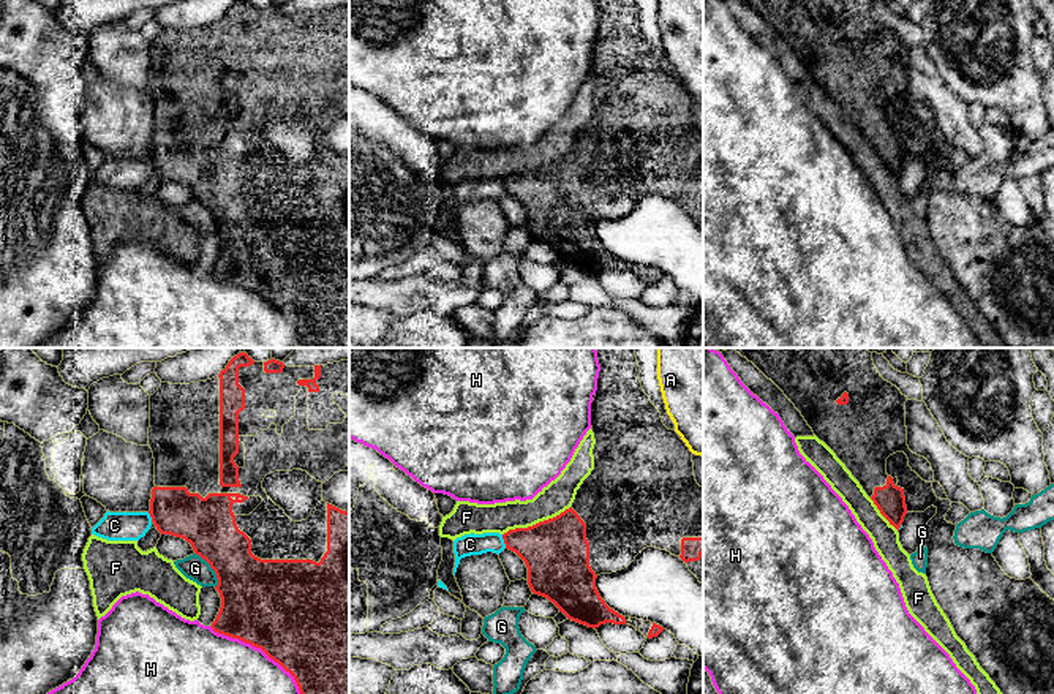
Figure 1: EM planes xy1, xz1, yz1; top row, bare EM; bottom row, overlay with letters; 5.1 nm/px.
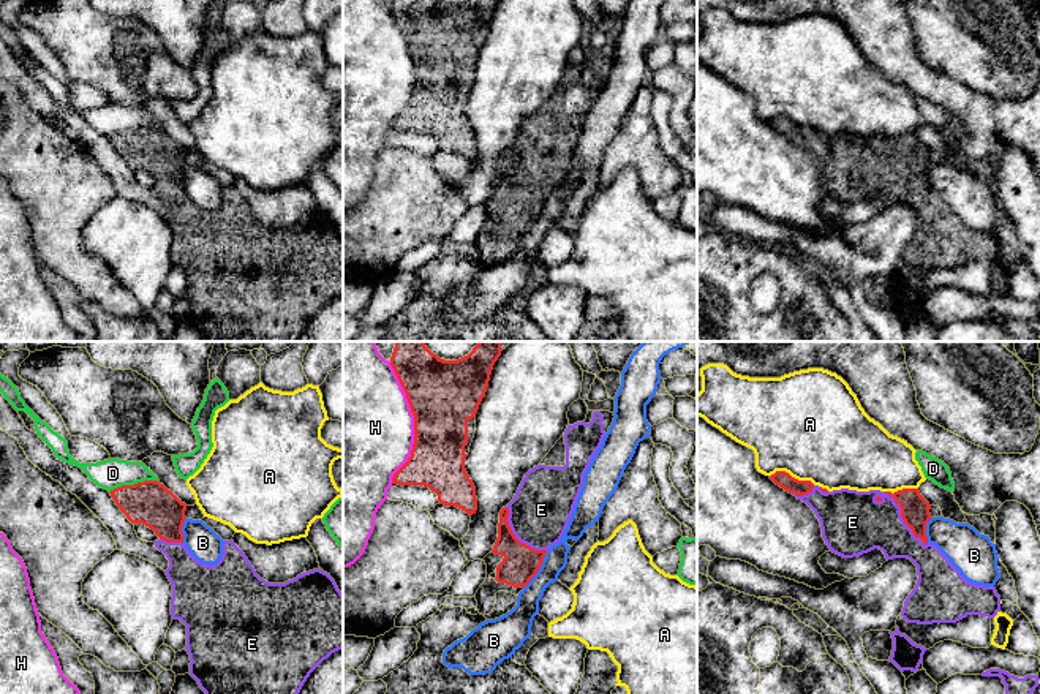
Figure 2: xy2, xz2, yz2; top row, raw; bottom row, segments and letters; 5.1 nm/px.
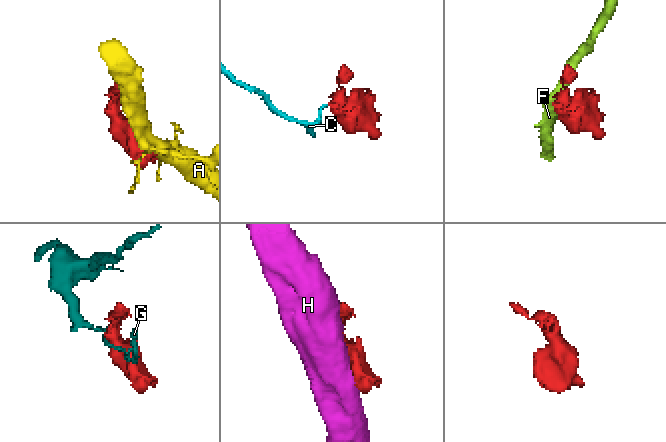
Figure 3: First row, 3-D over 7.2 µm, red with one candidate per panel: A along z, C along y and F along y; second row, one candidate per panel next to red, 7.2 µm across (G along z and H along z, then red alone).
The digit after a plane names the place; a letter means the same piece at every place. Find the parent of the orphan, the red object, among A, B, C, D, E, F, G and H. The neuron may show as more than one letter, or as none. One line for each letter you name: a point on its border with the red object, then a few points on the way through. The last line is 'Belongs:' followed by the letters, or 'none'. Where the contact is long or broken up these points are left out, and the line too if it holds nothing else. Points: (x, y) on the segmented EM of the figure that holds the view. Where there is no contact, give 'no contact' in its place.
E: yz2 (903, 519)
Belongs: E

